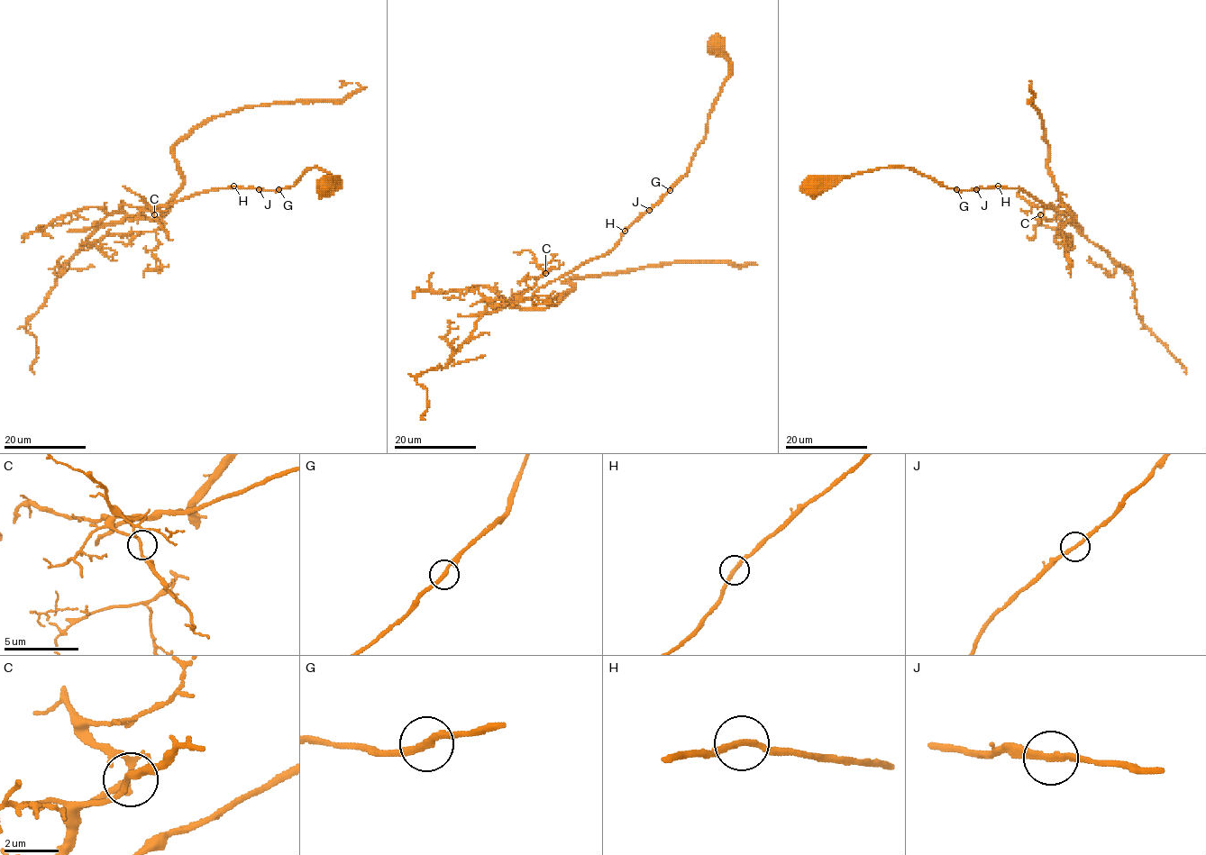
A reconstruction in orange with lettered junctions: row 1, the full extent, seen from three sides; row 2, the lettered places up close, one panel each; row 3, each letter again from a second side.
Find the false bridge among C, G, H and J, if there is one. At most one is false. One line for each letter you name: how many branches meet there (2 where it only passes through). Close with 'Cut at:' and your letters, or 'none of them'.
Cut at: none of them

